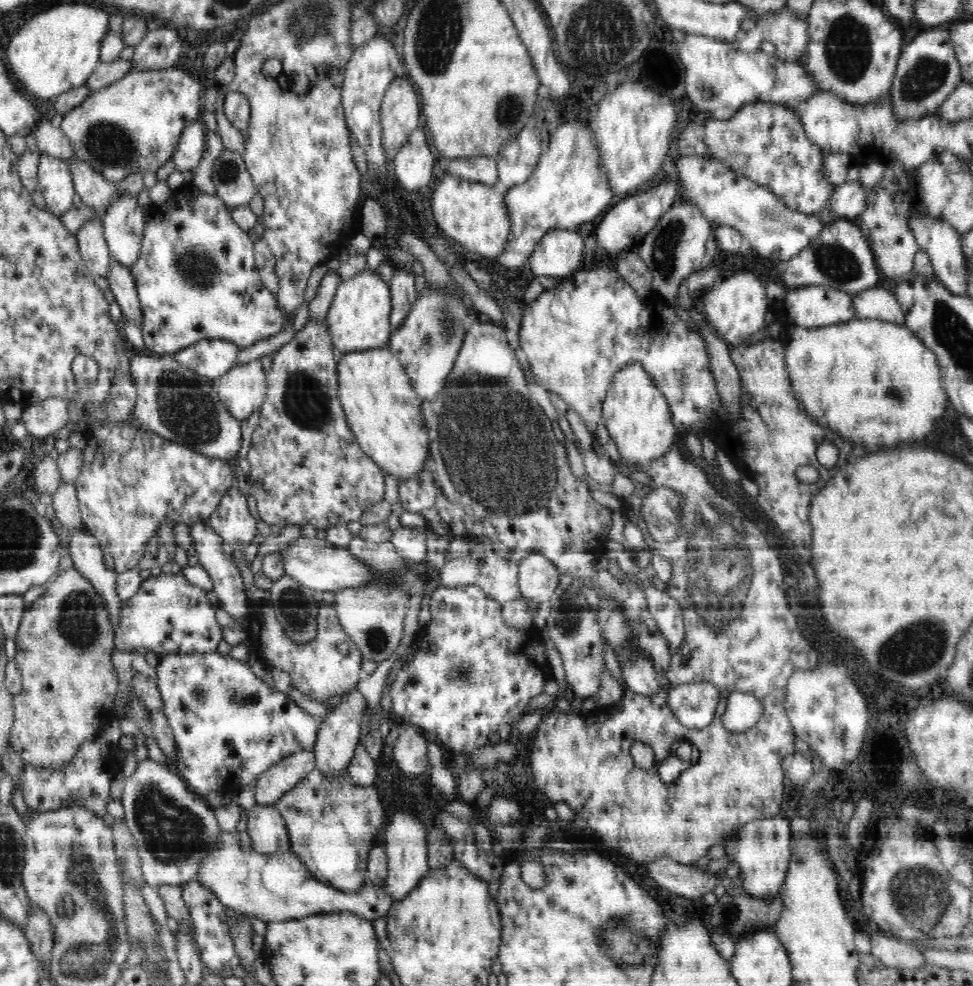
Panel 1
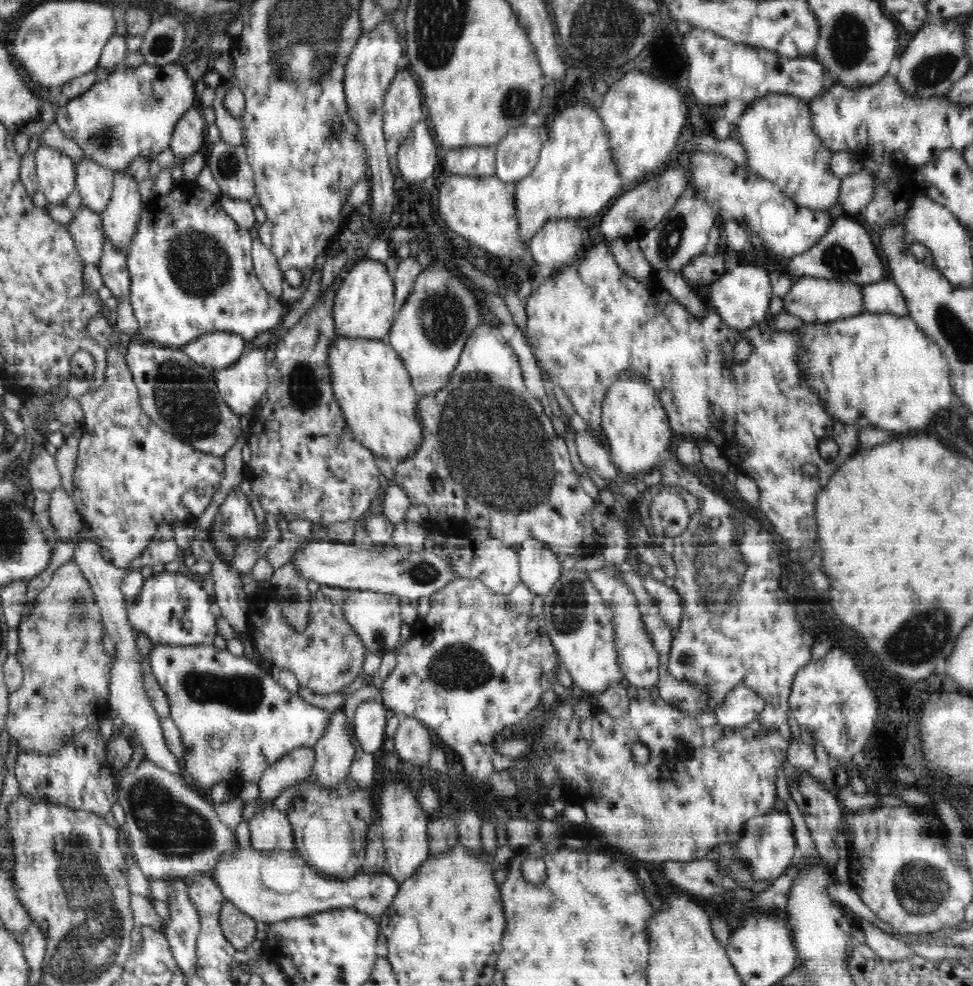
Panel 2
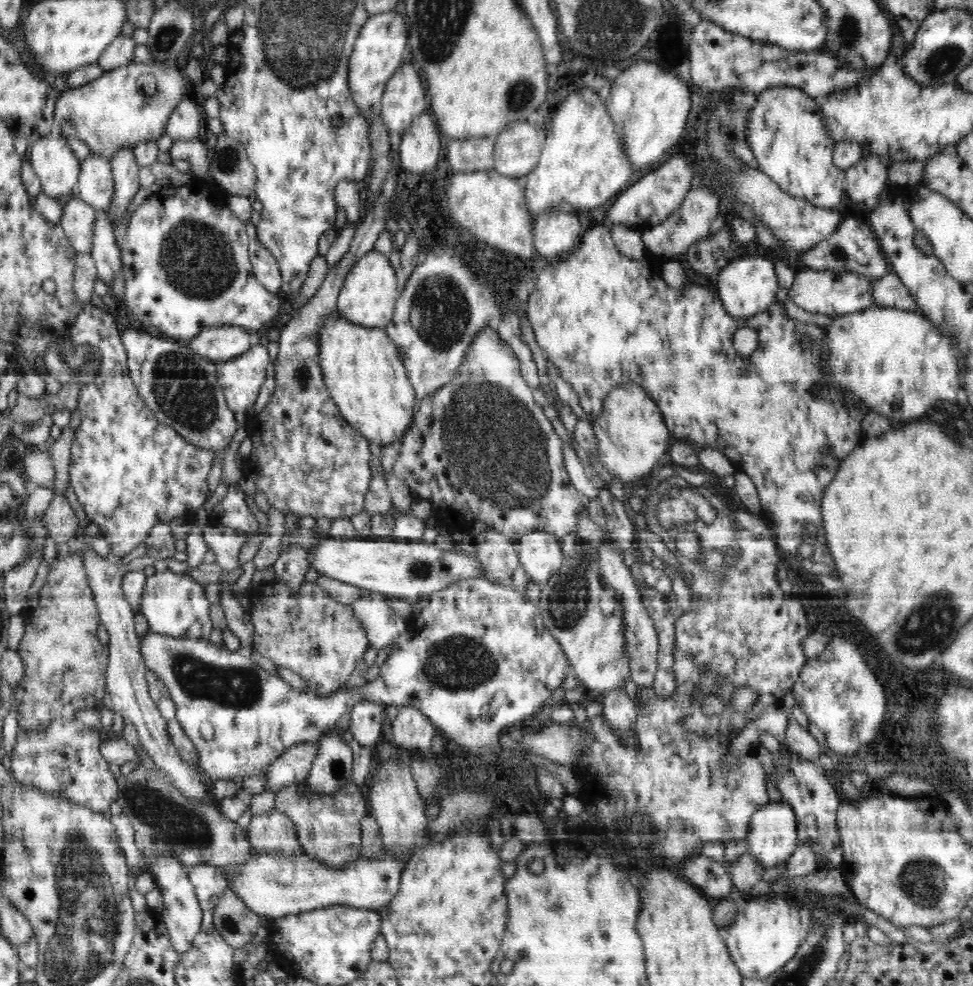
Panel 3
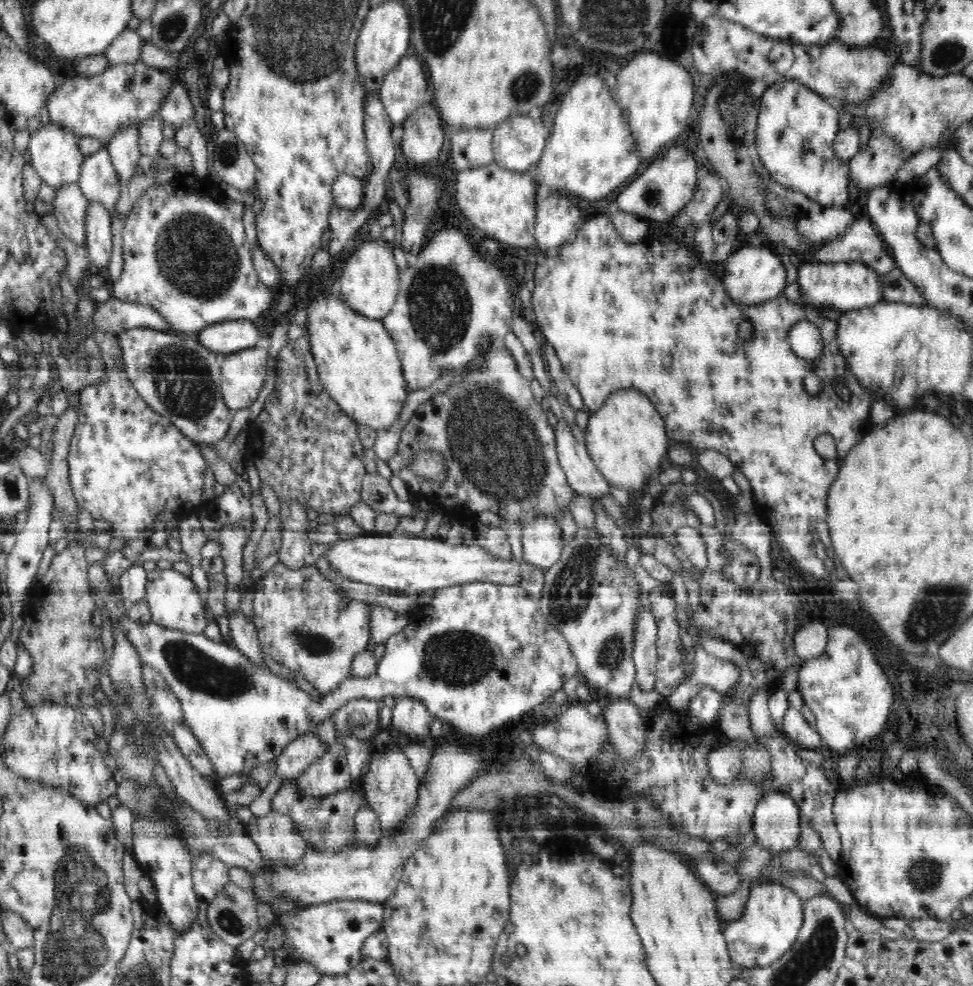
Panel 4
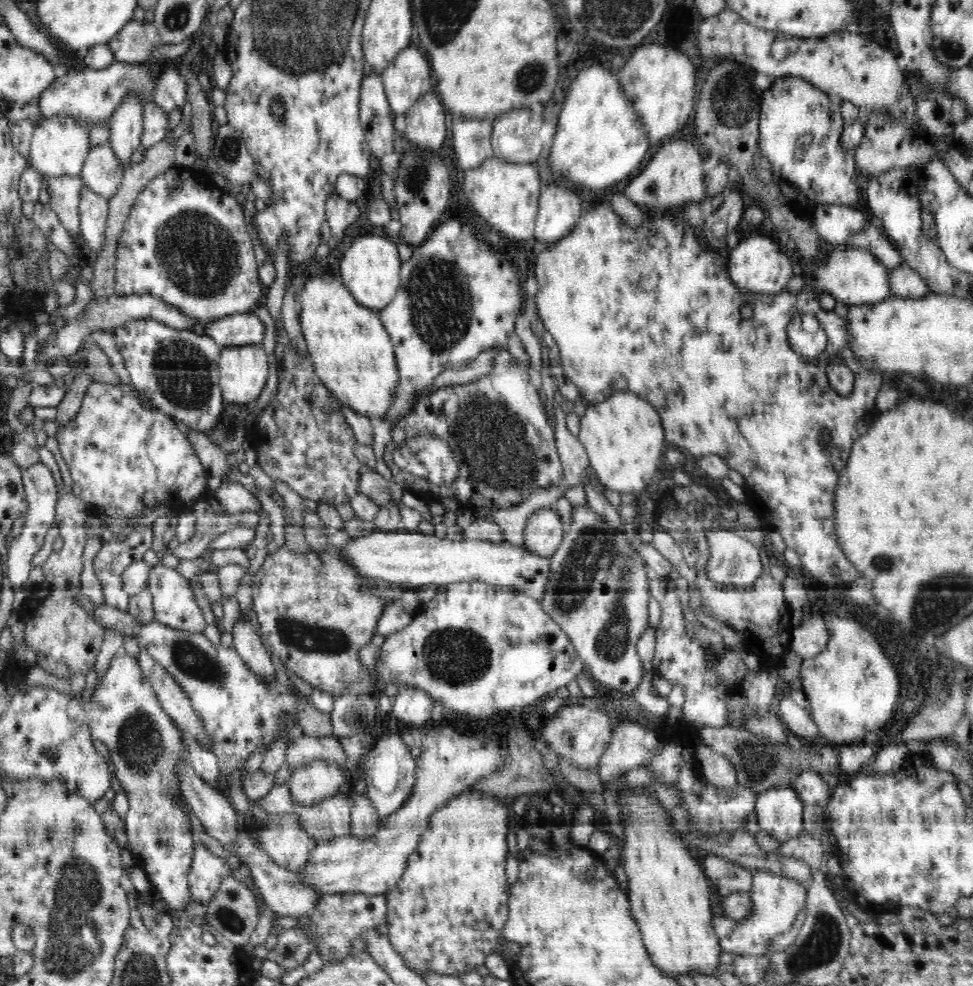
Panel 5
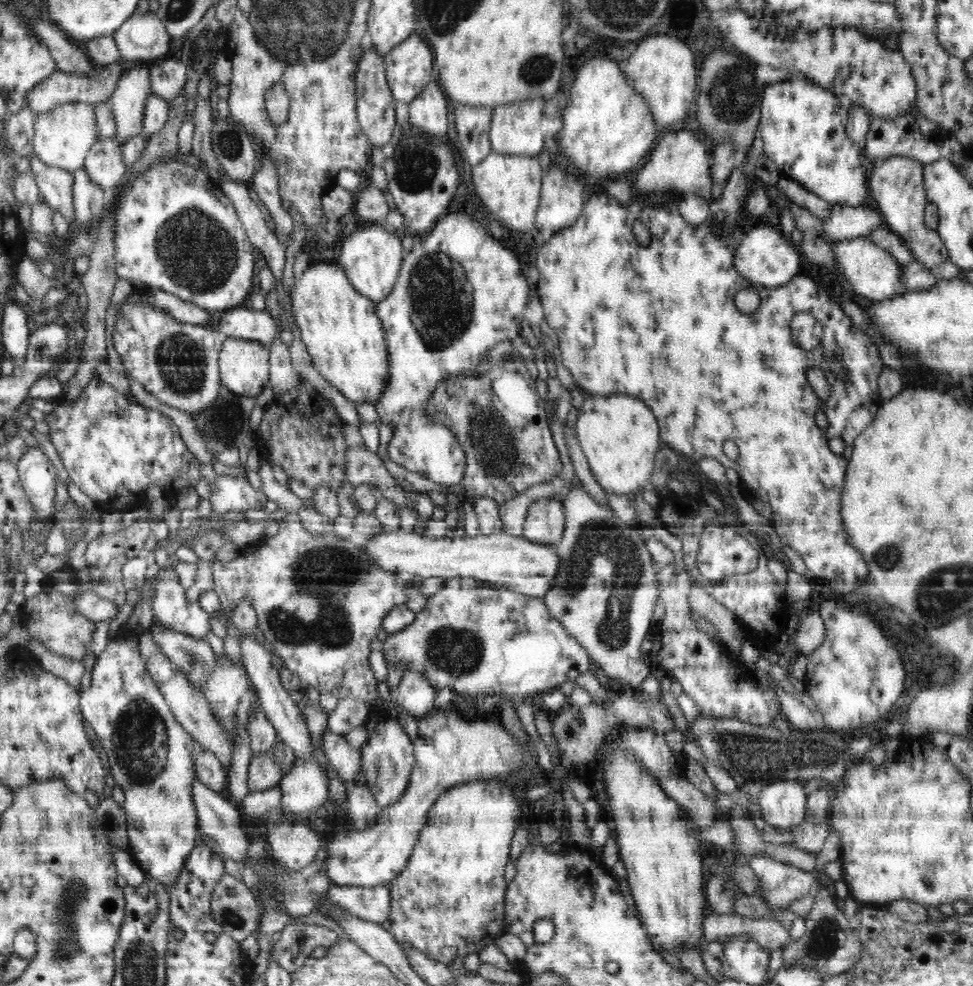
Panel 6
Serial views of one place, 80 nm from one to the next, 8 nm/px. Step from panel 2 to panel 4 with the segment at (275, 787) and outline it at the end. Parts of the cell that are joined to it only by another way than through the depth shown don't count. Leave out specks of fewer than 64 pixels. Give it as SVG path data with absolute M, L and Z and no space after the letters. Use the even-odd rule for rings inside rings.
M312 733L295 738L284 747L276 758L276 775L286 782L293 782L305 768L322 758L328 750L328 743L322 742Z

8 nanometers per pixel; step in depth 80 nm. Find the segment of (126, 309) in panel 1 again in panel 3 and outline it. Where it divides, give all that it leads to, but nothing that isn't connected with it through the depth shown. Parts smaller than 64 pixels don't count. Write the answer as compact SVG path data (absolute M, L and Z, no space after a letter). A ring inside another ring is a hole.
M98 211L93 222L91 257L97 268L98 278L103 280L110 288L116 274L124 272L121 259L121 249L115 242L113 226L106 211Z

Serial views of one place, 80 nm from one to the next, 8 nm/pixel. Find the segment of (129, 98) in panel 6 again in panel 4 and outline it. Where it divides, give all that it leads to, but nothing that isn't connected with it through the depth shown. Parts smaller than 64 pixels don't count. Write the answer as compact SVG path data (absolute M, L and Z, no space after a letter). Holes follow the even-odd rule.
M136 125L122 127L107 144L108 152L120 184L123 185L136 172L140 147L138 146L139 130Z

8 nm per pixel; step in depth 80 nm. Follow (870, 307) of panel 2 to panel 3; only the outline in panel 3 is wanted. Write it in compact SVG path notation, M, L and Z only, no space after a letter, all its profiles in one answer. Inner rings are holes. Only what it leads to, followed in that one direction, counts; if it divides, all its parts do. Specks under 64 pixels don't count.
M894 271L872 281L873 306L898 308L904 311L918 311L918 303L908 293L906 286Z

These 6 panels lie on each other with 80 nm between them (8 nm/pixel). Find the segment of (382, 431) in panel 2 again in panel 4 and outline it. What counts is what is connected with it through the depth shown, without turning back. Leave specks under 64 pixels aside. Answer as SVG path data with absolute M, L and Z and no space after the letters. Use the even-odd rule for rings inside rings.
M316 287L310 290L311 304L307 309L307 331L310 339L313 359L317 364L320 380L326 387L326 392L344 413L356 424L364 424L372 431L391 430L393 423L400 416L402 406L410 393L403 377L403 370L396 350L395 342L378 319L370 319L350 309L350 305L342 300L340 295L323 291Z

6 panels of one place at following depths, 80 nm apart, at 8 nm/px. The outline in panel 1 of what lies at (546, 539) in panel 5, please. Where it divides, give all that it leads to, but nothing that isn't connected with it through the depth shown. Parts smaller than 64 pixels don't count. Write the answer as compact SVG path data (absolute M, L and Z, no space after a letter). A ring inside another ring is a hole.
M538 552L528 554L518 565L518 584L522 596L544 606L554 601L562 575L556 565Z

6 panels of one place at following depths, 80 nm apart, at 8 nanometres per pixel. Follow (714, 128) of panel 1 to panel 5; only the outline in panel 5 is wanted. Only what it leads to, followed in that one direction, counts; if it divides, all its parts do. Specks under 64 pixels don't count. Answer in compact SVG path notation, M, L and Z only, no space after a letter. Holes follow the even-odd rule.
M788 77L784 79L784 82L772 83L772 86L761 93L761 108L759 114L759 140L758 140L758 151L763 158L770 161L770 166L772 166L772 171L777 180L784 180L788 184L800 189L807 198L816 200L817 203L824 204L838 204L848 207L854 207L860 195L858 193L858 182L857 177L859 176L856 168L856 159L854 159L854 149L846 149L842 145L842 132L844 130L844 120L842 119L842 113L840 112L840 104L832 102L825 92L818 90L816 87L812 86L807 80L802 79L802 77Z

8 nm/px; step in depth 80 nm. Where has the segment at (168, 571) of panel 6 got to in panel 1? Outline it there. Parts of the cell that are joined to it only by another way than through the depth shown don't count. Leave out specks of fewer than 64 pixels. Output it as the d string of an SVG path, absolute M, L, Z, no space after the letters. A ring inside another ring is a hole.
M154 572L132 598L122 602L114 648L142 656L152 651L159 658L172 653L214 652L223 639L223 628L216 621L217 606L211 593L190 583L182 573Z

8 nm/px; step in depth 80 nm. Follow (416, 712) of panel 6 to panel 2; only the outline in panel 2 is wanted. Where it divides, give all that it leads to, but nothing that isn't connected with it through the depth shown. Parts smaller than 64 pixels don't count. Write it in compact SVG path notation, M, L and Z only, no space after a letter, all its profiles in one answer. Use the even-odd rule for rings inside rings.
M403 715L400 716L400 722L396 733L393 735L393 740L395 742L394 752L403 761L421 768L424 764L428 764L430 751L436 738L429 727L418 718Z

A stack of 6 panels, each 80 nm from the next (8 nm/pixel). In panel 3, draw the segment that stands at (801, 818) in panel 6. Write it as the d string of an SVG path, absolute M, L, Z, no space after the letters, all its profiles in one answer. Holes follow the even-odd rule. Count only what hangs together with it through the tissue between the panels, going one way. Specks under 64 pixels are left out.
M784 799L777 802L768 801L754 812L750 820L748 836L746 836L748 853L754 855L760 861L760 865L764 867L764 870L788 862L790 855L798 845L798 826L794 809L788 802Z

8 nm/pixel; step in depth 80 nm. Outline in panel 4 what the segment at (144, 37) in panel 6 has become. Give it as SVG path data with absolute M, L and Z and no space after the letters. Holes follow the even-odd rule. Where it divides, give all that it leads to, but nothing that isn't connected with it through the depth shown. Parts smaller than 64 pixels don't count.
M124 29L105 50L111 66L116 64L135 64L141 60L140 48L146 43L136 29Z

